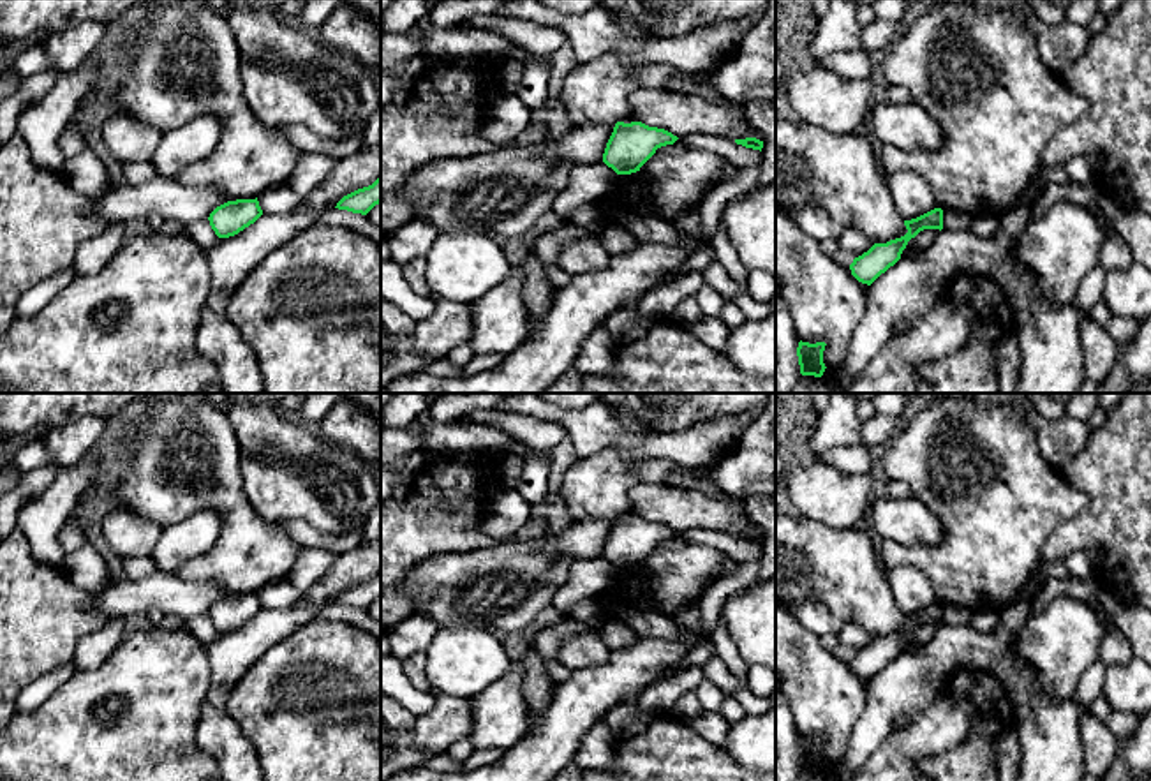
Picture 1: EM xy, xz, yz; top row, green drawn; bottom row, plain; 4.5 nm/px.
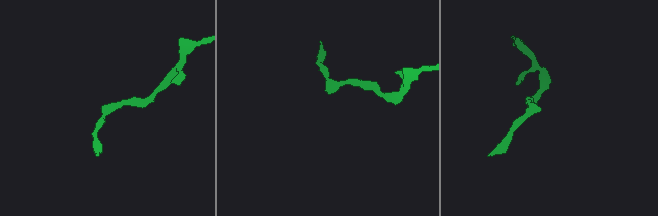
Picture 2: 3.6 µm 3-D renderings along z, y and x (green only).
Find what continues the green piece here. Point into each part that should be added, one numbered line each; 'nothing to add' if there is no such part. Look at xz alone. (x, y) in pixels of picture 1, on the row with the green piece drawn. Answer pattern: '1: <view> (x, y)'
nothing to add

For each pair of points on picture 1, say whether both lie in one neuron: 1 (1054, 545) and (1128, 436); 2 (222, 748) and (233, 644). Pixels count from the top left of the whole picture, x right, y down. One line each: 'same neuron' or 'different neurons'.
1: same neuron
2: different neurons

